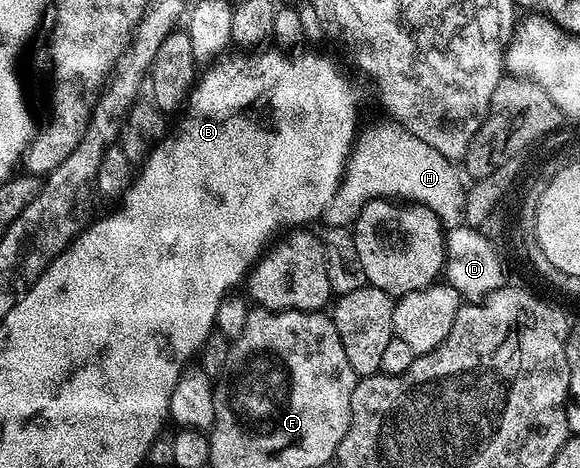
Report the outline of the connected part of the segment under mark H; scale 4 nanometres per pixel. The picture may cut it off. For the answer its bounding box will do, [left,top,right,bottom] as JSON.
[323,122,462,220]

